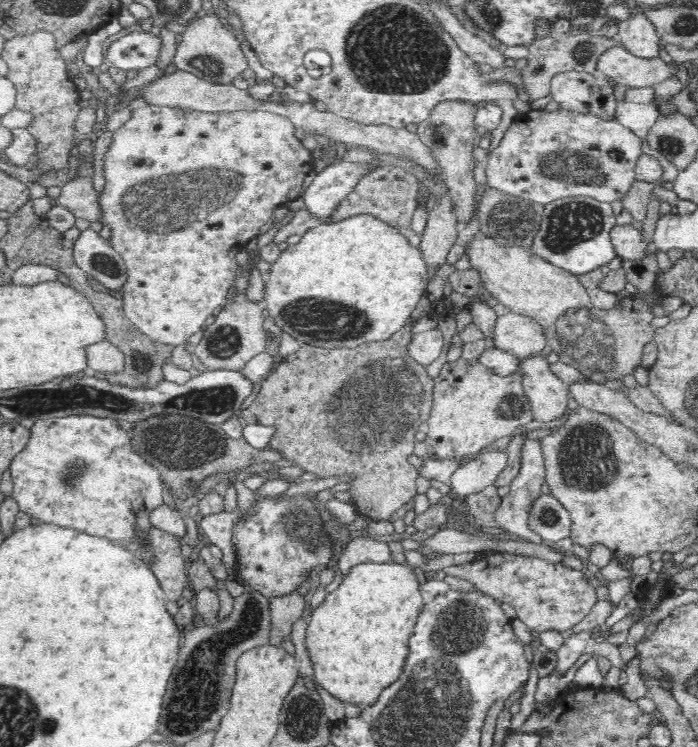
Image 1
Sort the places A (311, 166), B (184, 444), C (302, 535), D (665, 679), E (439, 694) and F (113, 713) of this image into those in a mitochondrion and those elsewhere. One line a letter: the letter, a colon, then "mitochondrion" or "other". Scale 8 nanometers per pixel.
A: other
B: mitochondrion
C: mitochondrion
D: other
E: mitochondrion
F: other

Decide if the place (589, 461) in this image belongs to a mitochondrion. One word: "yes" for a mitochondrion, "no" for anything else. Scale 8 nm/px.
yes

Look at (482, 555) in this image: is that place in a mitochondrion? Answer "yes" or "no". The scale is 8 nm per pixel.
no

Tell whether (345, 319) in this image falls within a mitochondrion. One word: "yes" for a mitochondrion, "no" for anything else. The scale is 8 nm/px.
yes

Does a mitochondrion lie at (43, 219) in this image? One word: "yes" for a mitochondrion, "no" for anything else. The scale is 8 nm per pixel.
no

